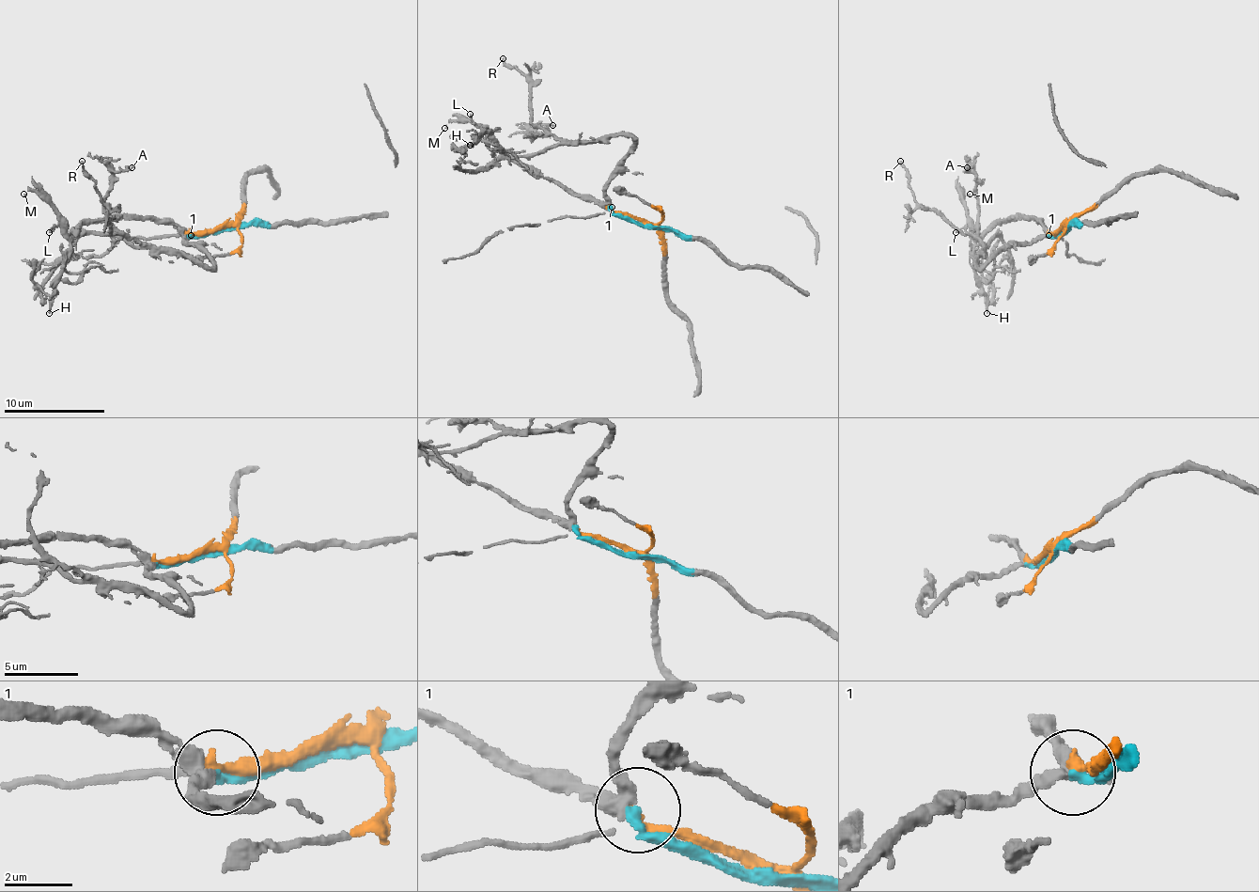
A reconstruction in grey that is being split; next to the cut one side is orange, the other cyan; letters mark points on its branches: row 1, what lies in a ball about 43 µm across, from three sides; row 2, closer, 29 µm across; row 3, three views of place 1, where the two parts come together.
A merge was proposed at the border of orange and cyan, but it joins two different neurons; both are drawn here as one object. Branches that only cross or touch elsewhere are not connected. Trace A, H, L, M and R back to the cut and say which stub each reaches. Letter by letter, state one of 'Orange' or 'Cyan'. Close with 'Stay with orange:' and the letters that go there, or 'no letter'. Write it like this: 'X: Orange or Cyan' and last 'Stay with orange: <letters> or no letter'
A: Cyan
H: Orange
L: Orange
M: Orange
R: Cyan
Stay with orange: H, L, M

